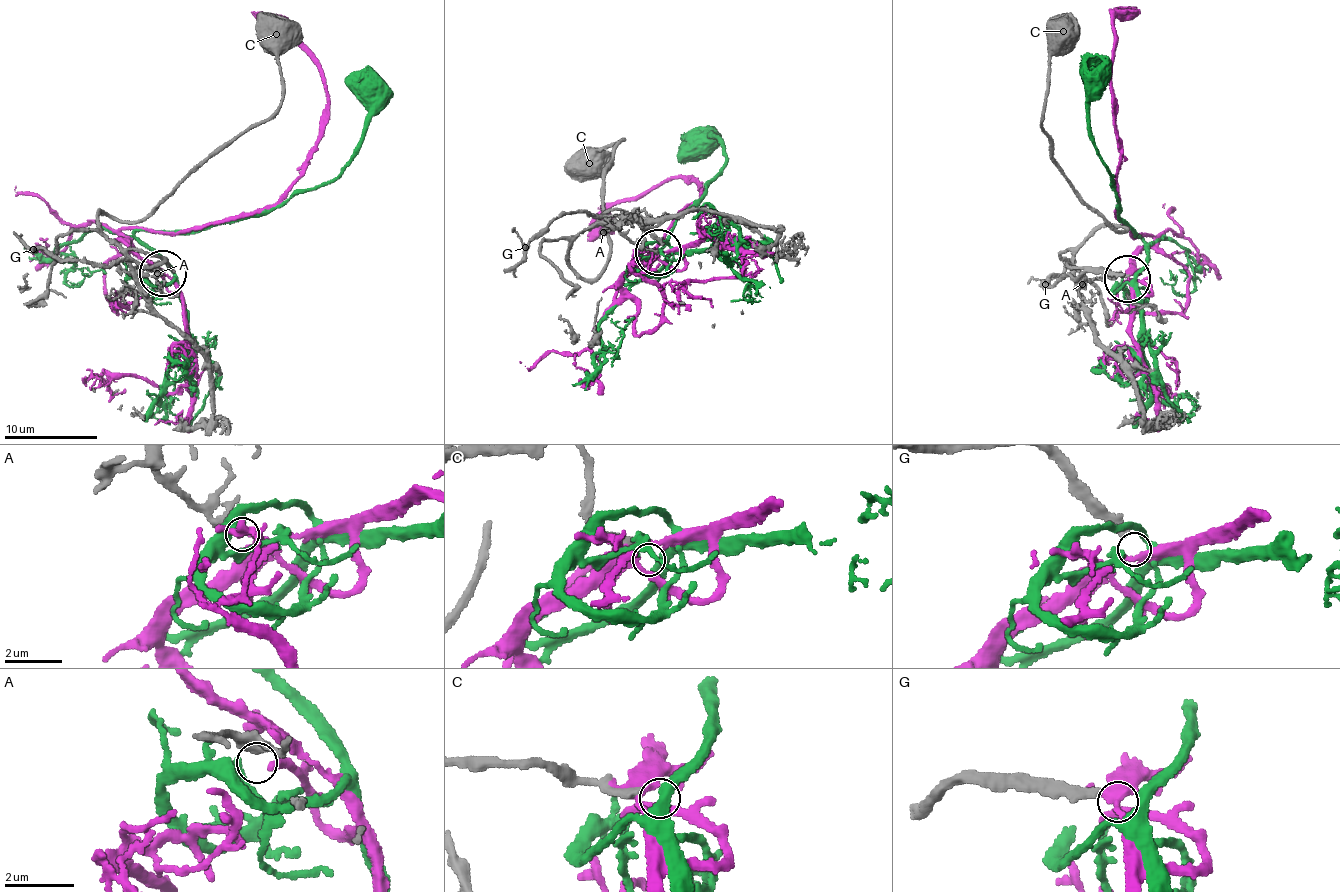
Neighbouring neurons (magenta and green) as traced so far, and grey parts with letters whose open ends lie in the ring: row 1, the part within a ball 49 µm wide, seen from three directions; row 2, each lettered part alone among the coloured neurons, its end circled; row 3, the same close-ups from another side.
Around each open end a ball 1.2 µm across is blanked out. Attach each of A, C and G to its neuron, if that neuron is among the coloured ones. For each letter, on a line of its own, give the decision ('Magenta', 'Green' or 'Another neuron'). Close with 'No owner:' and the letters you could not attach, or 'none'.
A: Magenta
C: Another neuron
G: Green
No owner: C

